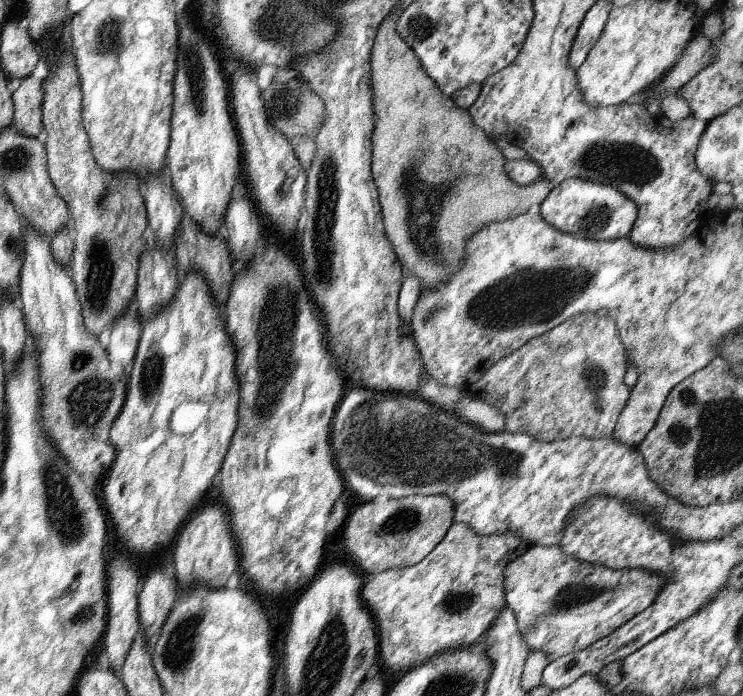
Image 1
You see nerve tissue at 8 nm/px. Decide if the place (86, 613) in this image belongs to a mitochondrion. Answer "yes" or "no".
yes

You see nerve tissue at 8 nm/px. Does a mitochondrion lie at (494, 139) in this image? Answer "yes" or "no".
no

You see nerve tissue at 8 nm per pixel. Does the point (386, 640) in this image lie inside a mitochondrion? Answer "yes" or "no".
no

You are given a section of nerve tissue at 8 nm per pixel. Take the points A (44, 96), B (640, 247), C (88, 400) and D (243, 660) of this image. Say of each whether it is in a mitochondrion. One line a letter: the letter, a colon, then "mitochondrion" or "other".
A: other
B: other
C: mitochondrion
D: other

